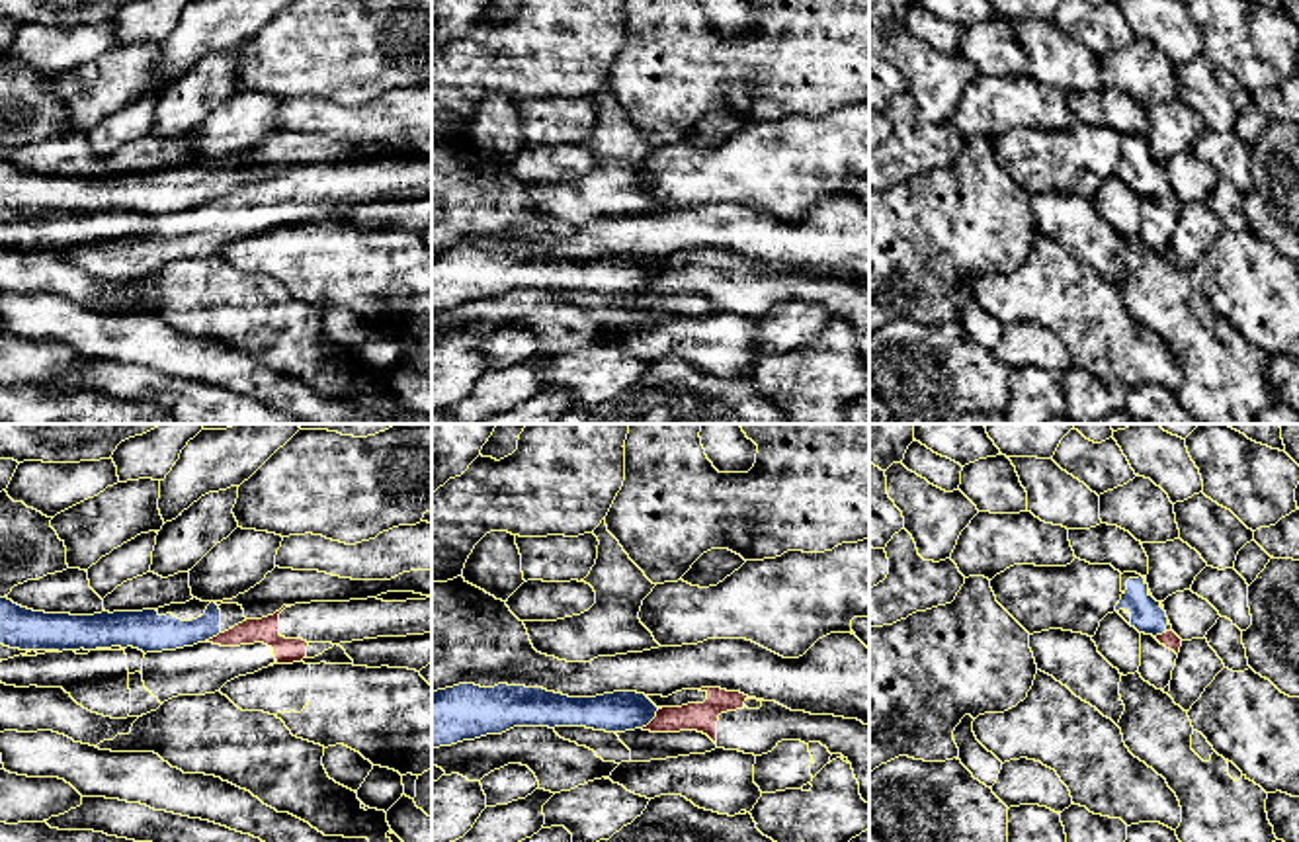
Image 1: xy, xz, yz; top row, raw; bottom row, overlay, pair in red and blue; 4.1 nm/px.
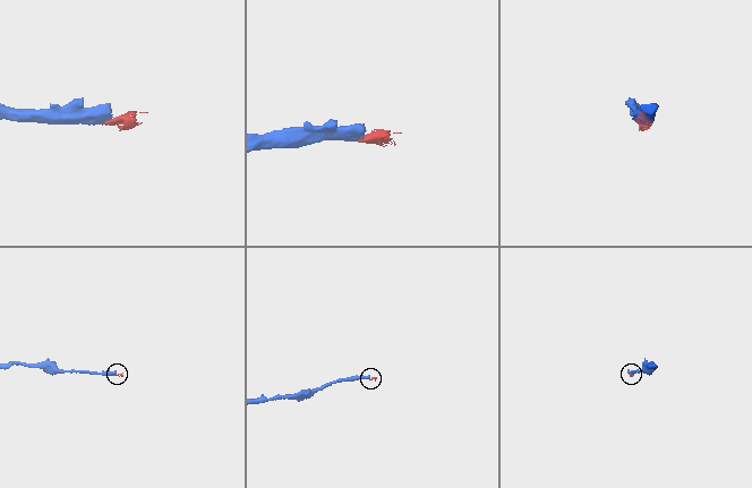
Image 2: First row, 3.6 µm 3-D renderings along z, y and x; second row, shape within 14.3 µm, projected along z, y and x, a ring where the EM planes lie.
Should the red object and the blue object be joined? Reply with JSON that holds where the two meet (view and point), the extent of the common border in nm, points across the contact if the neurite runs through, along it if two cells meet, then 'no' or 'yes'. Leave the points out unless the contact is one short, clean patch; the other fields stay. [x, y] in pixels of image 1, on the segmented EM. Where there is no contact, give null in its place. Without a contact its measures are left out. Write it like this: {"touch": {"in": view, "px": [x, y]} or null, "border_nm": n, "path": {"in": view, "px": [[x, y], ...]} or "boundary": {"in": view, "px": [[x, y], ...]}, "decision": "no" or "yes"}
{"touch": {"in": "xz", "px": [653, 719]}, "border_nm": 110, "boundary": {"in": "xz", "px": [[659, 710], [641, 727]]}, "decision": "no"}

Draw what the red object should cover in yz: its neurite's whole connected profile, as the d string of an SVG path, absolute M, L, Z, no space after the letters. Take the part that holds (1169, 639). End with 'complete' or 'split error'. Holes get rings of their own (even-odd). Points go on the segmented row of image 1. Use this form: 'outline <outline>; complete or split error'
outline M1174 631L1156 637L1141 633L1141 678L1156 690L1164 690L1172 680L1180 647L1182 639Z; split error

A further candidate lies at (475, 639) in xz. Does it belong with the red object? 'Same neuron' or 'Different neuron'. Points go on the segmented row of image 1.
Different neuron

